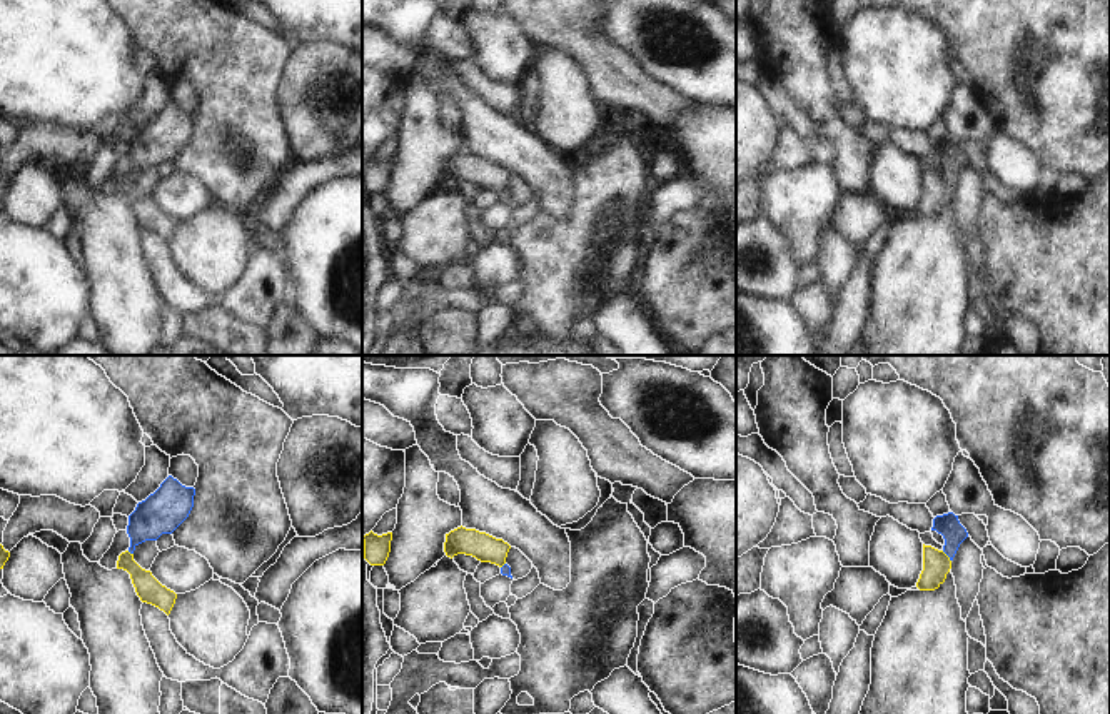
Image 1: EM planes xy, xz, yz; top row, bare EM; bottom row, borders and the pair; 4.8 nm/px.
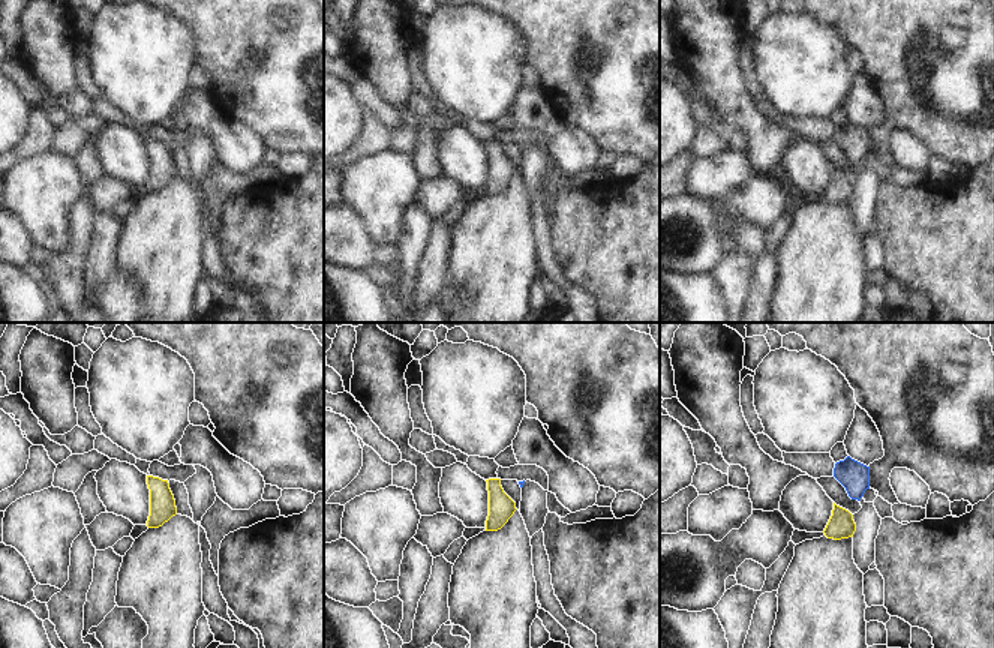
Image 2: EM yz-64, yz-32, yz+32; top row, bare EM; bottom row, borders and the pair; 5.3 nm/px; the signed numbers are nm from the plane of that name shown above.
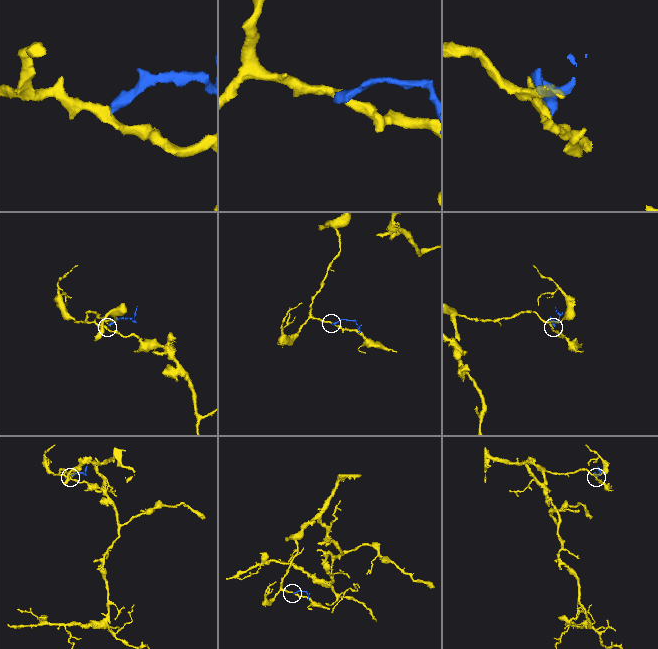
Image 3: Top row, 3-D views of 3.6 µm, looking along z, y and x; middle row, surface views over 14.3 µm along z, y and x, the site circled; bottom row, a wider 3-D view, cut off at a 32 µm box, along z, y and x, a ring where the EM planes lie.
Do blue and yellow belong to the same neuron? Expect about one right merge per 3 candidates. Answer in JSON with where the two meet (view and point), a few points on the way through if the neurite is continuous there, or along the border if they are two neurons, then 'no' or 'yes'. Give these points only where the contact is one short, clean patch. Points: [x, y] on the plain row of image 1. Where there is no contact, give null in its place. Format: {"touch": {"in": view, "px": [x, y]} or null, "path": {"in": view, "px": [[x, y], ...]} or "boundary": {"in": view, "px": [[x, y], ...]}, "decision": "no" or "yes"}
{"touch": {"in": "yz", "px": [947, 181]}, "boundary": {"in": "yz", "px": [[942, 177], [950, 187]]}, "decision": "no"}

